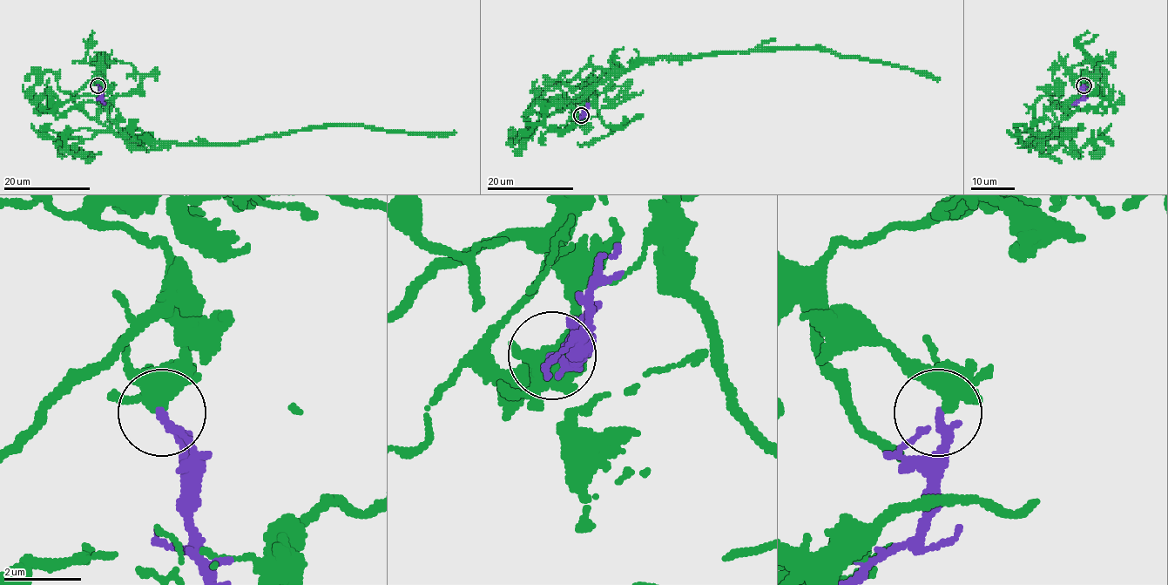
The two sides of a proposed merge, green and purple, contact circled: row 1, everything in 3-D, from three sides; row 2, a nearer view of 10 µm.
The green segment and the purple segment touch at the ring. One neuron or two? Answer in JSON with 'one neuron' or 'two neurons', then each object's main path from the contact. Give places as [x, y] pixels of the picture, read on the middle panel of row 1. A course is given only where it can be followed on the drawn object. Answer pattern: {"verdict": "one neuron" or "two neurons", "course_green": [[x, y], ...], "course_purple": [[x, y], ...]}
{"verdict": "two neurons", "course_green": [[582, 116], [577, 102], [563, 111], [557, 106], [659, 58], [824, 49], [939, 80]], "course_purple": [[582, 115], [589, 103]]}

